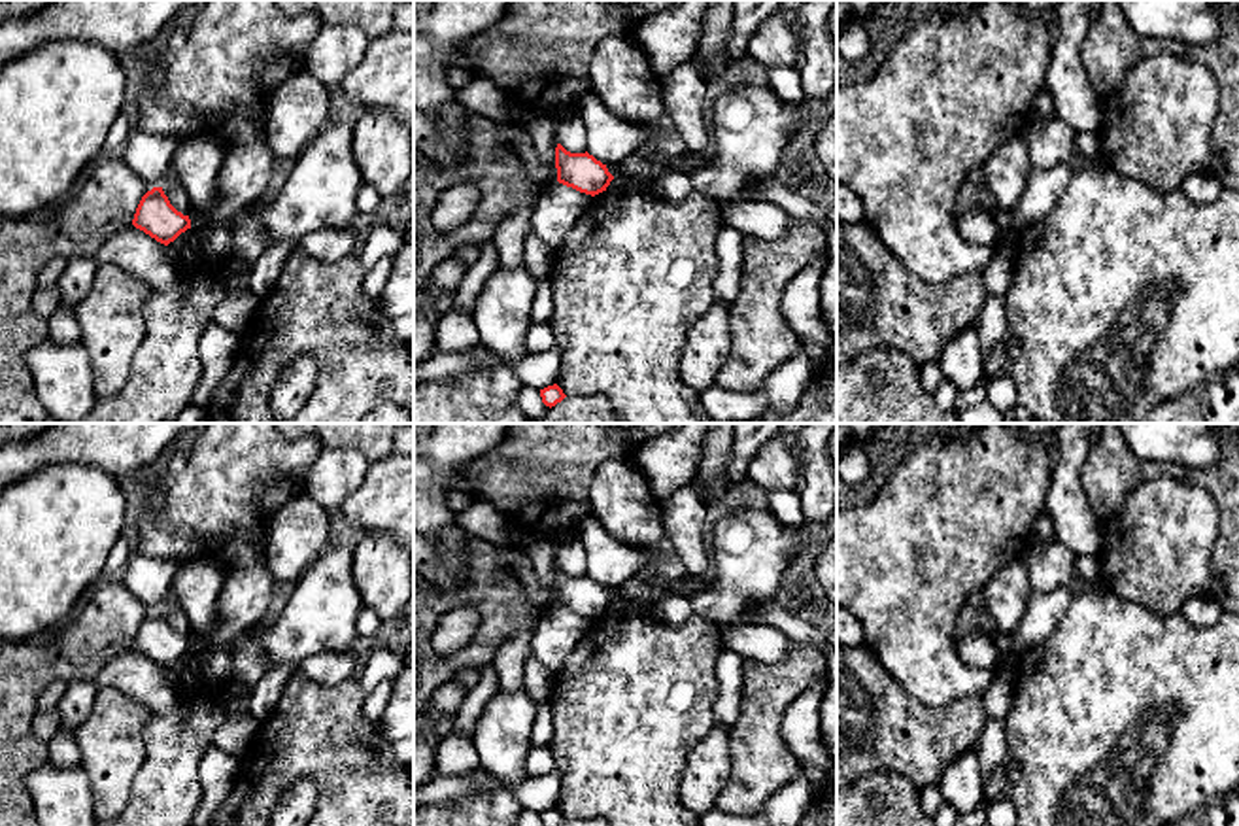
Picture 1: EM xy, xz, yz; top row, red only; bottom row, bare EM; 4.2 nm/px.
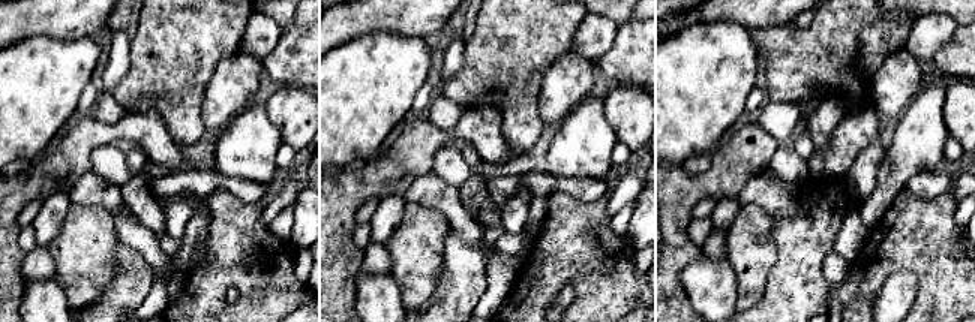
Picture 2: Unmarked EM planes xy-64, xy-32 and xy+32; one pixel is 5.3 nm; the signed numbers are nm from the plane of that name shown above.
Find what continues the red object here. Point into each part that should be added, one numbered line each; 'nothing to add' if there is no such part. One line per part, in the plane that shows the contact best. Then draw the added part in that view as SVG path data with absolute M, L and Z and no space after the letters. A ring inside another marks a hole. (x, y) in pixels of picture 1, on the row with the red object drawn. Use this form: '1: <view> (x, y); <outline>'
1: xz (637, 165); M635 153L618 164L606 164L606 168L614 178L618 178L618 176L620 178L646 176L652 181L663 174L674 172L674 168L670 168L670 166L663 166L663 164L648 161L644 157L644 153Z

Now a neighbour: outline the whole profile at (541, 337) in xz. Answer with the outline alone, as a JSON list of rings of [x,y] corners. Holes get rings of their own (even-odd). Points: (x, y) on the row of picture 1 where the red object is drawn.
[[[550,319],[544,323],[531,323],[527,331],[527,352],[542,353],[557,344]]]

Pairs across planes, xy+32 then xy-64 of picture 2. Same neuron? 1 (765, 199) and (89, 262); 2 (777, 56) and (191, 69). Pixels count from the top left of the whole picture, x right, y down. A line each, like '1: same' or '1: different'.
1: different
2: same

